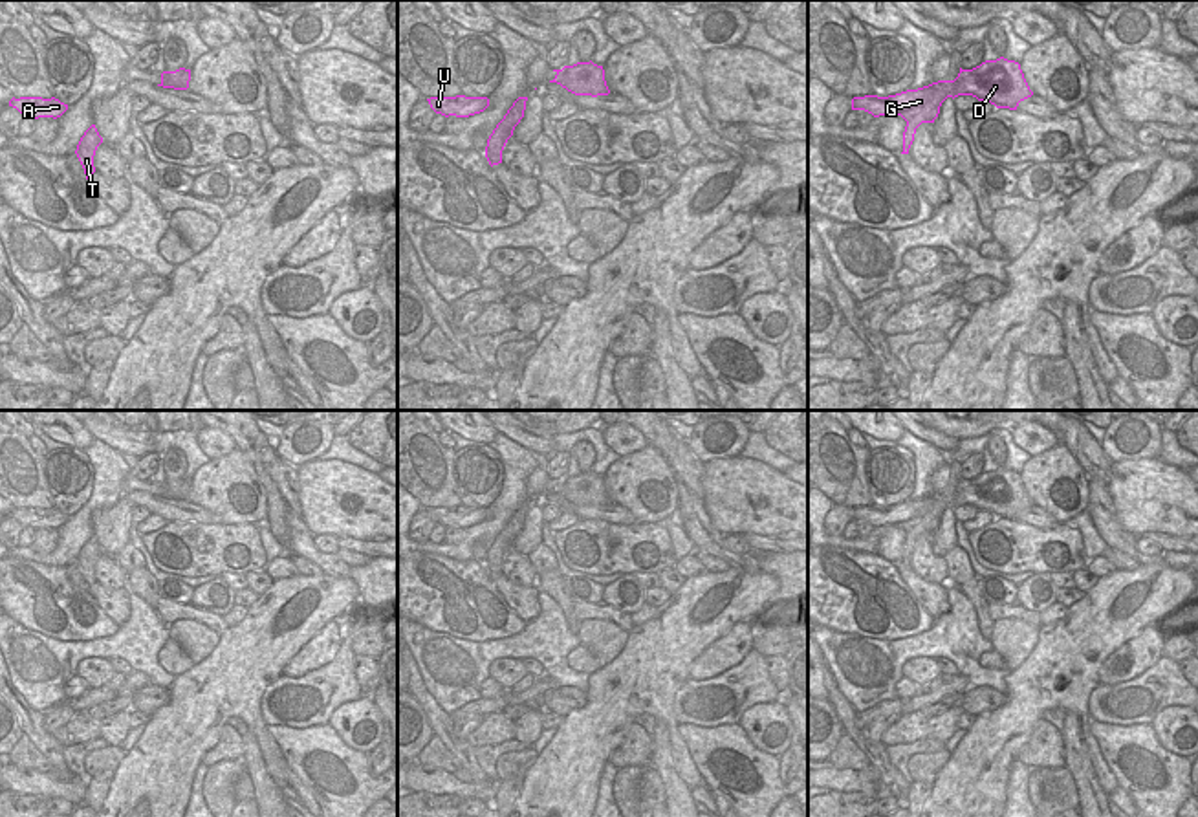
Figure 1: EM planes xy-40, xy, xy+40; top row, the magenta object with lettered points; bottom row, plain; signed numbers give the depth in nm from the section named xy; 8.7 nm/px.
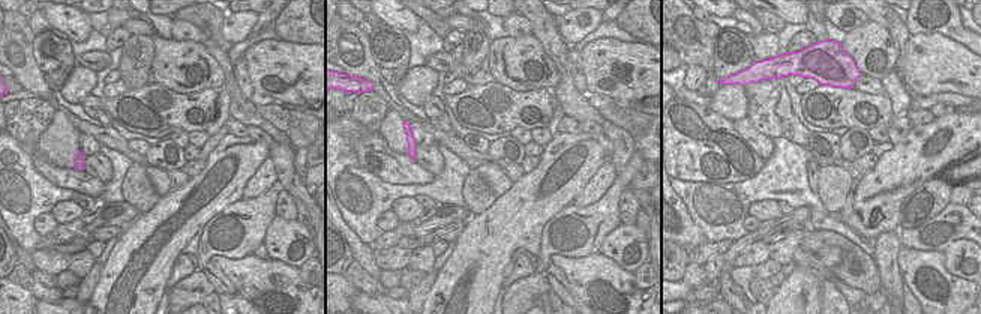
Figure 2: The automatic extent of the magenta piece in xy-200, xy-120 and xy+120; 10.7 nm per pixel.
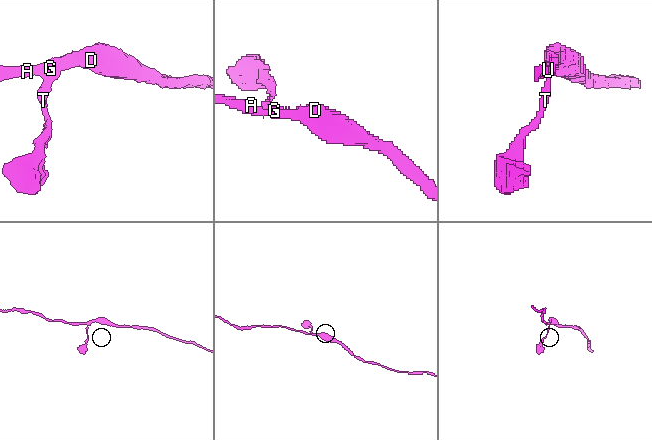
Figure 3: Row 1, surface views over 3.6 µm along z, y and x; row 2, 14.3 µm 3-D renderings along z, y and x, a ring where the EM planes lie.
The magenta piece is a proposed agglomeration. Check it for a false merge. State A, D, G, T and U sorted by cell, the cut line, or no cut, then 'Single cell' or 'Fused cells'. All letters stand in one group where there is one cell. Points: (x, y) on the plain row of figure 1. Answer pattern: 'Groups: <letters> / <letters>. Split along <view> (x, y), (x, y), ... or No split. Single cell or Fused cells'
Groups: A D G T U. No split. Single cell.

